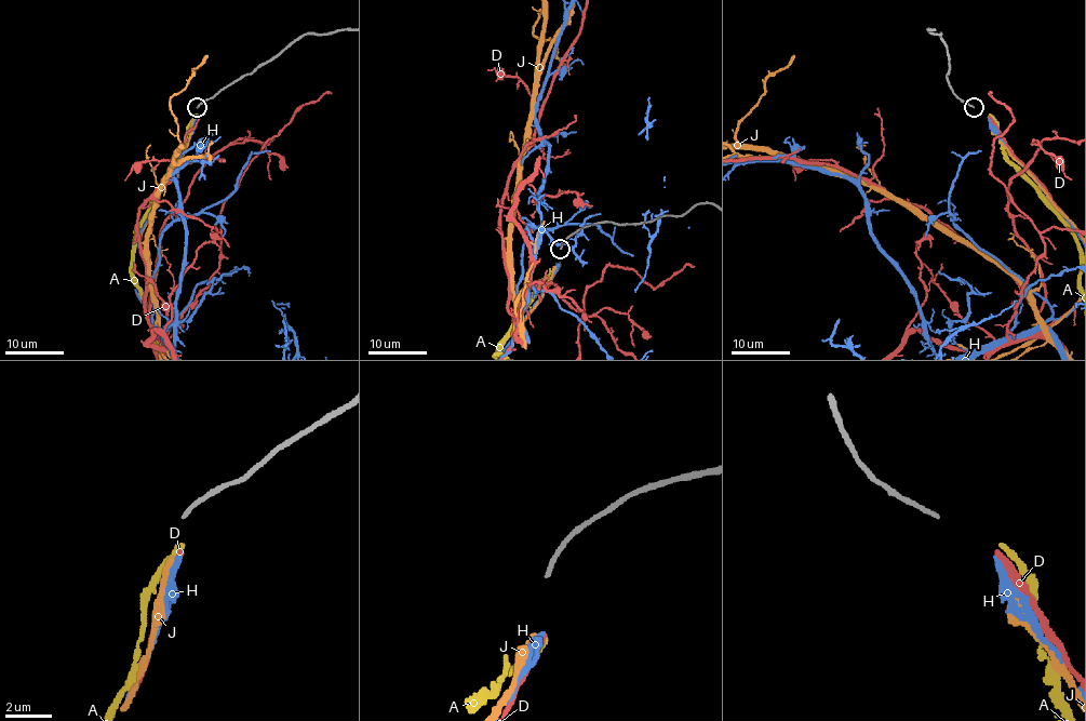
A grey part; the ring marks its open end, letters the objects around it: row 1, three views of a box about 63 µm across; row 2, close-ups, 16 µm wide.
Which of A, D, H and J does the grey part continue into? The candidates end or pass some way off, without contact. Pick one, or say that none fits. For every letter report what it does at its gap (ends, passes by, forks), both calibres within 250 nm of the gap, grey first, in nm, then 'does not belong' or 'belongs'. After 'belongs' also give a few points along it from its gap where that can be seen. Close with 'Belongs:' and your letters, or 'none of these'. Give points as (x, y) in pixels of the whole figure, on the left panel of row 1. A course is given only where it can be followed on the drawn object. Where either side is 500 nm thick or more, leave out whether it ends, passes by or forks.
A: it ends; calibres 180 and 280 nm; does not belong
D: it ends; calibres 180 and 240 nm; belongs
H: it ends; calibres 180 and 280 nm; does not belong
J: it ends; calibres 180 and 240 nm; does not belong
Belongs: D

